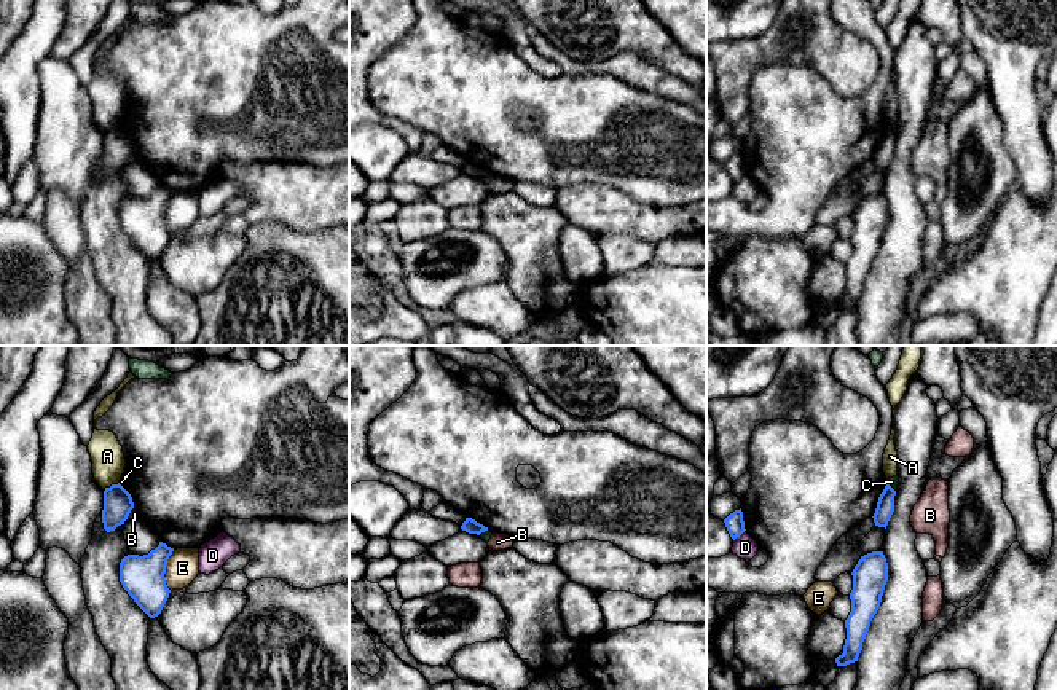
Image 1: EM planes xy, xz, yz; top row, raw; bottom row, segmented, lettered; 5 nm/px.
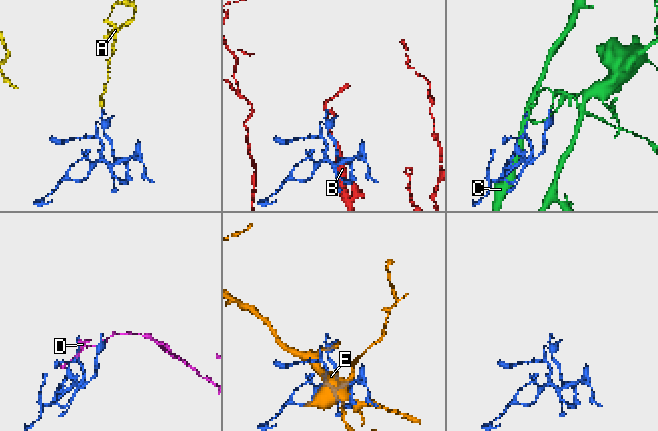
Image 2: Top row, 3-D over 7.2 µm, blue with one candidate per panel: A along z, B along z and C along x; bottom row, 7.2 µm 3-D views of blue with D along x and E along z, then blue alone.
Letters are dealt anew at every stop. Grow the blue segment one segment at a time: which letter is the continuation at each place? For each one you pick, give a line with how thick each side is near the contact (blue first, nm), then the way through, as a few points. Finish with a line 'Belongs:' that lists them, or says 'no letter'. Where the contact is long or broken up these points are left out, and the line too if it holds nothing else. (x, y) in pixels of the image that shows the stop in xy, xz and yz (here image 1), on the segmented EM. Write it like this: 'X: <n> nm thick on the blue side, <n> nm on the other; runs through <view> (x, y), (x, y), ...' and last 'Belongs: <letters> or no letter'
Belongs: no letter

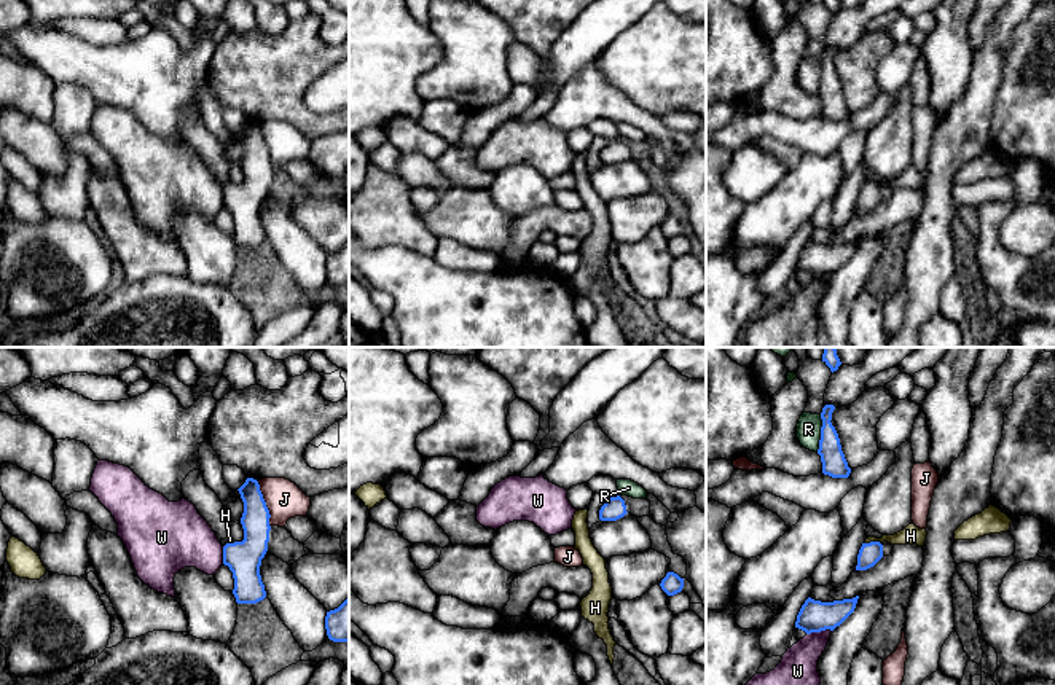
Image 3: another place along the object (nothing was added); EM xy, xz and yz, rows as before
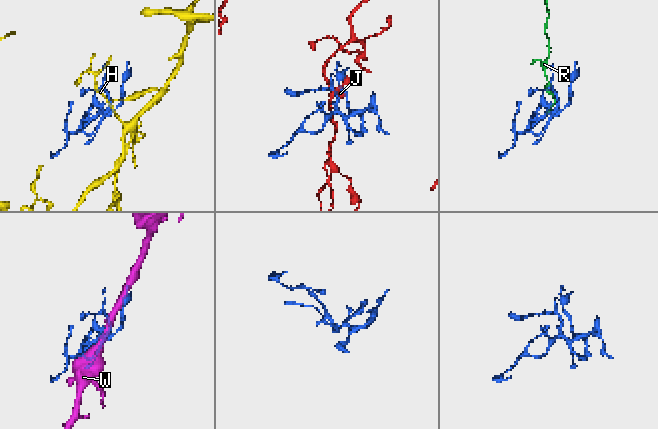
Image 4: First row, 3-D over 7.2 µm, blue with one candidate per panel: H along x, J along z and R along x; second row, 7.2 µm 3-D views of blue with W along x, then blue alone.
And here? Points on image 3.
H: 110 nm thick on the blue side, 100 nm on the other; runs through yz (870, 553), (872, 542), (910, 536)
Belongs: H

